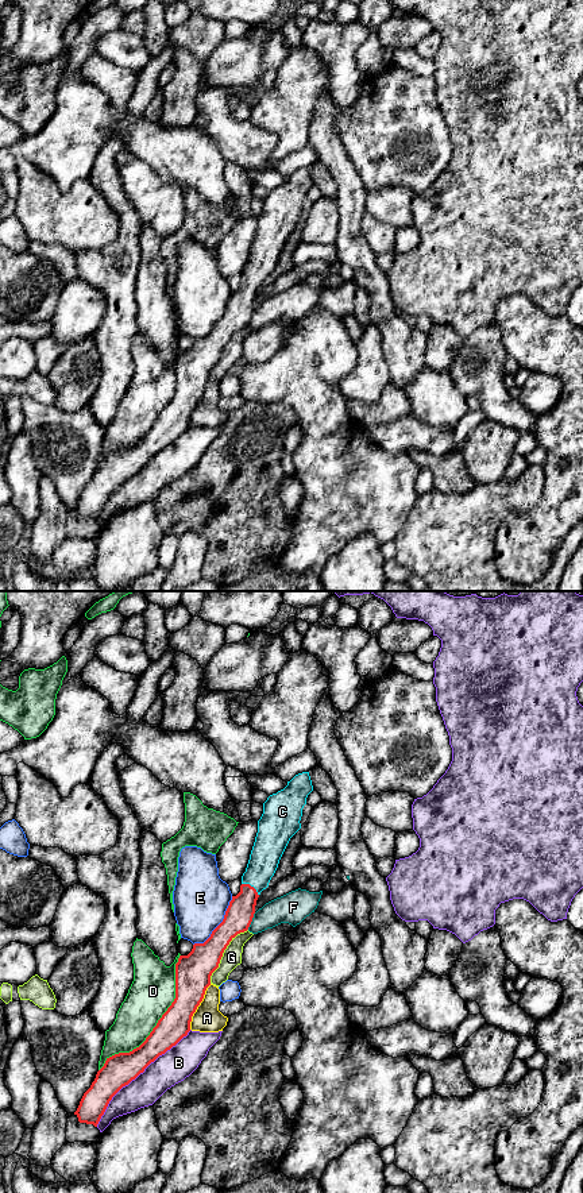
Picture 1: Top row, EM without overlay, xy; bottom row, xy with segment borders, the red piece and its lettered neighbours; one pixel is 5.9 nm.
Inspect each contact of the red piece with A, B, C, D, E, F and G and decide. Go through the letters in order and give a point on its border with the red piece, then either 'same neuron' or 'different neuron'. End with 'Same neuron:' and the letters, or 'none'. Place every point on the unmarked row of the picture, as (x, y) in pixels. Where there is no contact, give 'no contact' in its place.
A: contact xy (197, 401); different neuron
B: contact xy (136, 471); different neuron
C: contact xy (250, 281); same neuron
D: contact xy (158, 417); different neuron
E: contact xy (219, 320); different neuron
F: contact xy (251, 316); different neuron
G: contact xy (221, 350); different neuron
Same neuron: C

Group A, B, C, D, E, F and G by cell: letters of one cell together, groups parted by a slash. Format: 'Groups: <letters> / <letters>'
Groups: A / B / C / D / E / F / G

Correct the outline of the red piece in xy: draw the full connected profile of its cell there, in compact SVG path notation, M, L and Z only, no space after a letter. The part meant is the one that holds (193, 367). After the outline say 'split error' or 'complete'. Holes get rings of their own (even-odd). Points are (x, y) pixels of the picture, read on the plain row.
M302 167L287 177L283 185L270 190L263 198L263 209L258 216L255 238L246 267L242 271L240 287L232 292L223 317L212 327L211 332L204 339L194 339L188 351L179 351L175 359L175 394L146 436L130 448L119 448L107 453L104 462L97 467L94 476L84 489L74 507L80 518L97 522L112 493L143 468L159 451L188 431L192 412L202 397L206 383L211 381L211 371L219 363L224 345L238 329L248 325L260 287L269 282L290 233L301 224L302 204L312 186L313 181L309 167Z | split error

